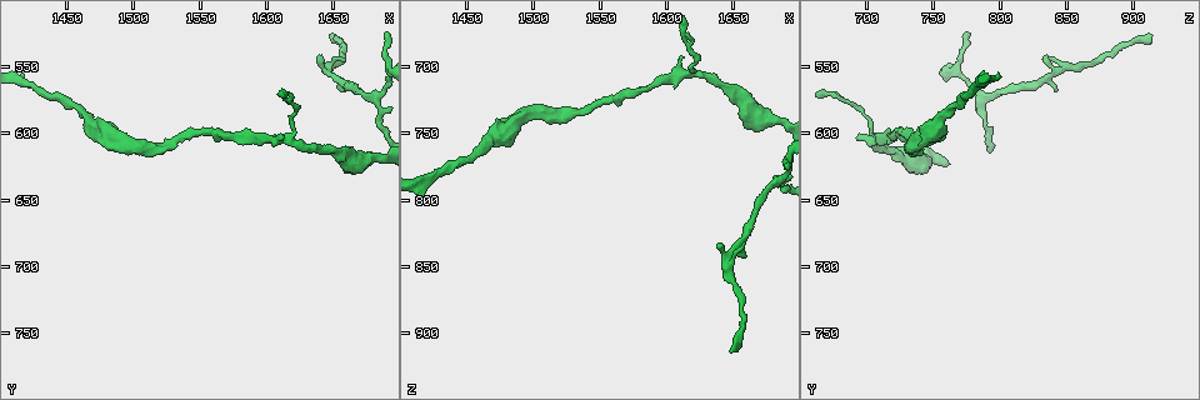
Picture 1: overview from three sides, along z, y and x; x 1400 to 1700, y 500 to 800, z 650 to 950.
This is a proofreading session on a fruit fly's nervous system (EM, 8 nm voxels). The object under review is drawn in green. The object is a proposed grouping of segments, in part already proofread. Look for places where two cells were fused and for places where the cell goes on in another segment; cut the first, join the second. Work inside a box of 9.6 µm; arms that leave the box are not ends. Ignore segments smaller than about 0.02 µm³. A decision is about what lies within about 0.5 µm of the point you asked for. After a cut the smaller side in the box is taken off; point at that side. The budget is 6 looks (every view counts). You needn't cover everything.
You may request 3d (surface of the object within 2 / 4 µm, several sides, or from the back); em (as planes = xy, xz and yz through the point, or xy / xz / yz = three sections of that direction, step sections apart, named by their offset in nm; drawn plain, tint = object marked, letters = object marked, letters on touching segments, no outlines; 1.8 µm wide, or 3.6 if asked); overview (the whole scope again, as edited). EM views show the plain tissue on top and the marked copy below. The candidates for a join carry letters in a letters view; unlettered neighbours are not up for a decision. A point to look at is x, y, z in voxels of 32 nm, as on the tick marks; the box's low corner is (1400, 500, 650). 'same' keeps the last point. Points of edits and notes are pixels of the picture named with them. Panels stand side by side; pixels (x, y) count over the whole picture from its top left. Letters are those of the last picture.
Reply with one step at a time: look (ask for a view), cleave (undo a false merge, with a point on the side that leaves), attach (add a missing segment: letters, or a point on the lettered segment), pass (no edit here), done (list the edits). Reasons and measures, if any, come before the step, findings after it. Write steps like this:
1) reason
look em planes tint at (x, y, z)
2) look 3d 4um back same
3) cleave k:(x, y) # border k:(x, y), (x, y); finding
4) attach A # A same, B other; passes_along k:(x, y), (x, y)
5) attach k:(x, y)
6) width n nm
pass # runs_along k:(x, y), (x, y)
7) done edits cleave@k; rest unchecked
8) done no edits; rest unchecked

a fork
look 3d 2um at (1680, 574, 784)

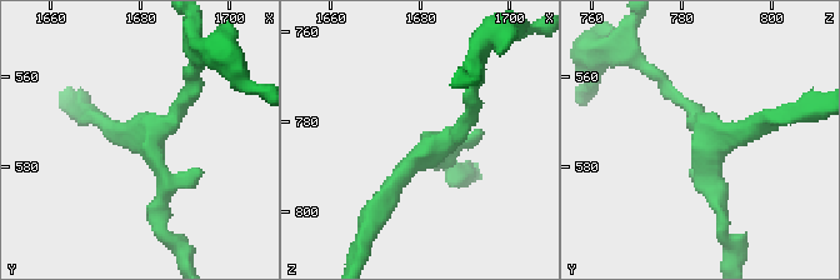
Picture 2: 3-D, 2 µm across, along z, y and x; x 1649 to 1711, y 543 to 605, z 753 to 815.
arms 3
look em xz step 16 tint at (1683, 572, 786)

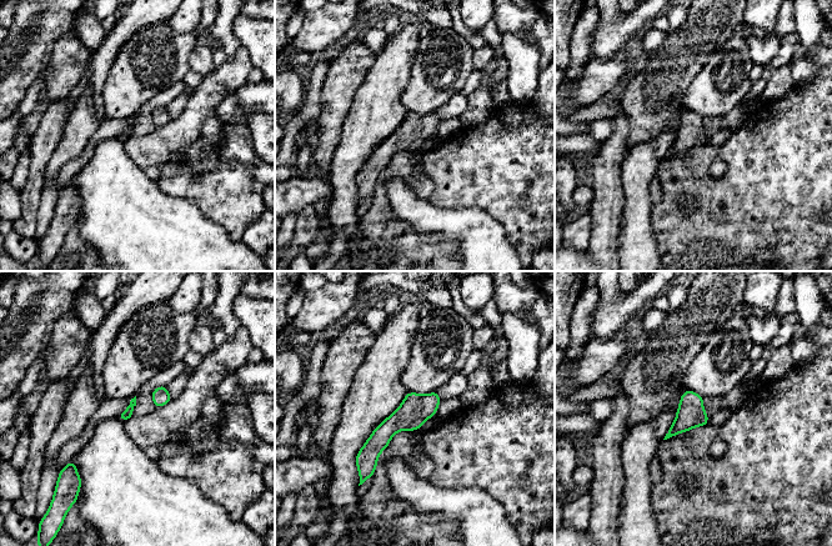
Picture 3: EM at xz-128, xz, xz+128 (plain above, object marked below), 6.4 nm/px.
cut it another way
look em planes letters same

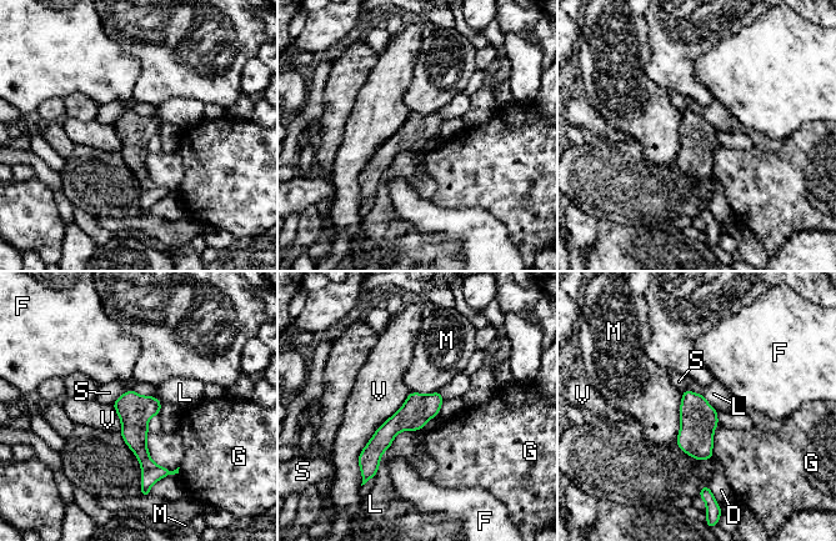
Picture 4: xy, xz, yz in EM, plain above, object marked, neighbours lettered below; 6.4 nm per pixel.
width 200 nm
pass # D other, F other, G other, L other, M other, S other, V other; runs_along 4:(436, 395), (380, 441), (370, 469); one cell here

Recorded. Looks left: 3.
tapers out
look 3d 4um at (1636, 542, 834)

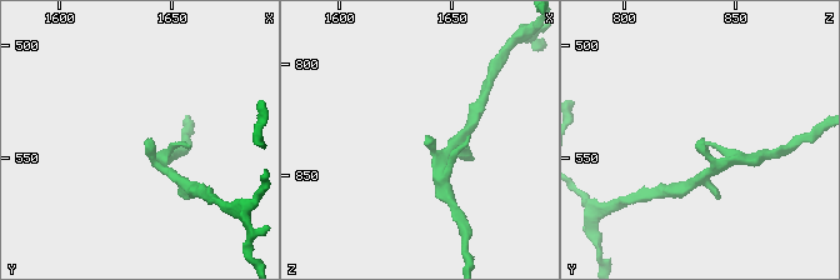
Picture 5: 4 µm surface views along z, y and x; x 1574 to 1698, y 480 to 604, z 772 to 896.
look em planes letters at (1639, 543, 833)

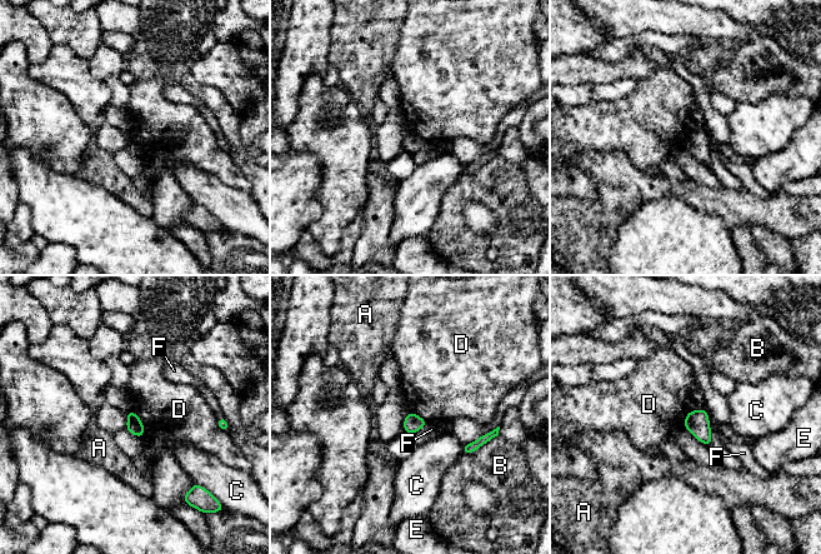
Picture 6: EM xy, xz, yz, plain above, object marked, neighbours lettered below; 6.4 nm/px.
width 100 nm
pass # A other, B other, C other, D other, E other, F other; border 6:(133, 410), (143, 425), (144, 437); no lettered segment goes on from it

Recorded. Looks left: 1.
done no edits; rest unchecked

